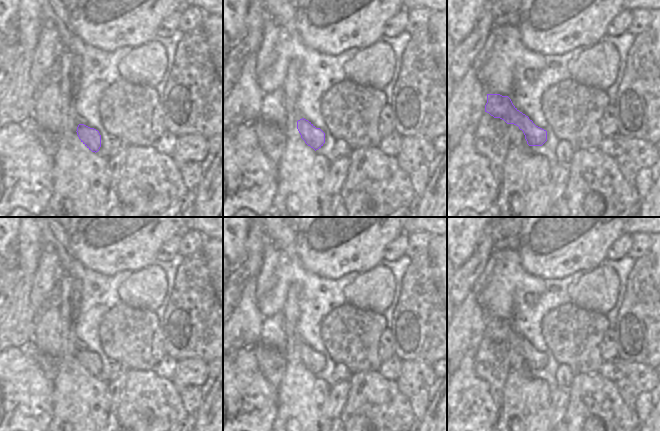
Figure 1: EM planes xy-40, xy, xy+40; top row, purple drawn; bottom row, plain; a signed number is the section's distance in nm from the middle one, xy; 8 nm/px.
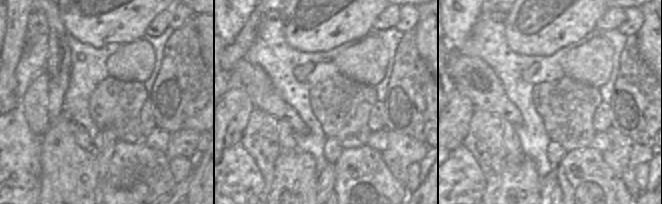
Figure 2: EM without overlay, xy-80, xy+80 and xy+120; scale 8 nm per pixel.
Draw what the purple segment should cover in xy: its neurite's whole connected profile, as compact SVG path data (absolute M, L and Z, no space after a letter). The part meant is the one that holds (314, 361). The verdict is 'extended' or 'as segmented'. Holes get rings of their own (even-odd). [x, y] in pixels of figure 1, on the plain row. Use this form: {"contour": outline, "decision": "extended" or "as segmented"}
{"contour": "M302 342L297 345L297 353L305 367L315 375L325 367L325 357L311 346Z", "decision": "as segmented"}

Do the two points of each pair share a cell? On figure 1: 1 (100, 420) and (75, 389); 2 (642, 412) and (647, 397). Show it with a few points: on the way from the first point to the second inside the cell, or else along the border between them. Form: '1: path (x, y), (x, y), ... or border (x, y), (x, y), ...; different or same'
1: path (92, 412), (91, 407), (81, 397); same
2: path (643, 408), (644, 401); same

